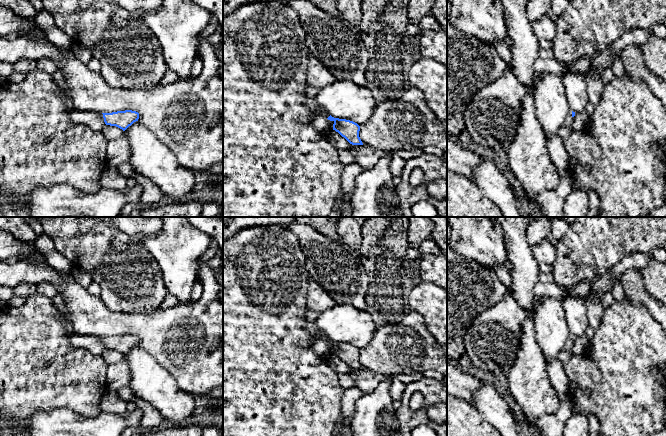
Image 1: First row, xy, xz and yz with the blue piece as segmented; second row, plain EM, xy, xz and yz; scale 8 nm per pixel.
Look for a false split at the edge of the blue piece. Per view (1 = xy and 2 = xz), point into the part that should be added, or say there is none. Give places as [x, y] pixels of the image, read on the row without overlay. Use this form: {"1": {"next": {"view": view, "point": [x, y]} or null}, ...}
{"1": {"next": null}, "2": {"next": null}}

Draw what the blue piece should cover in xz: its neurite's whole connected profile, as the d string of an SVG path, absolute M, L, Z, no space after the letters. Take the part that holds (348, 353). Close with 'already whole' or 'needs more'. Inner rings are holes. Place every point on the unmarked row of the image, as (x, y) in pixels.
M331 339L327 343L334 346L333 354L338 356L350 368L363 369L359 361L360 350L357 347L346 343L334 342Z | already whole

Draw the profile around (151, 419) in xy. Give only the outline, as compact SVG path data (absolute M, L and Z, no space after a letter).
M133 396L131 402L143 412L140 428L144 430L158 429L167 424L162 414L150 403L138 396Z

